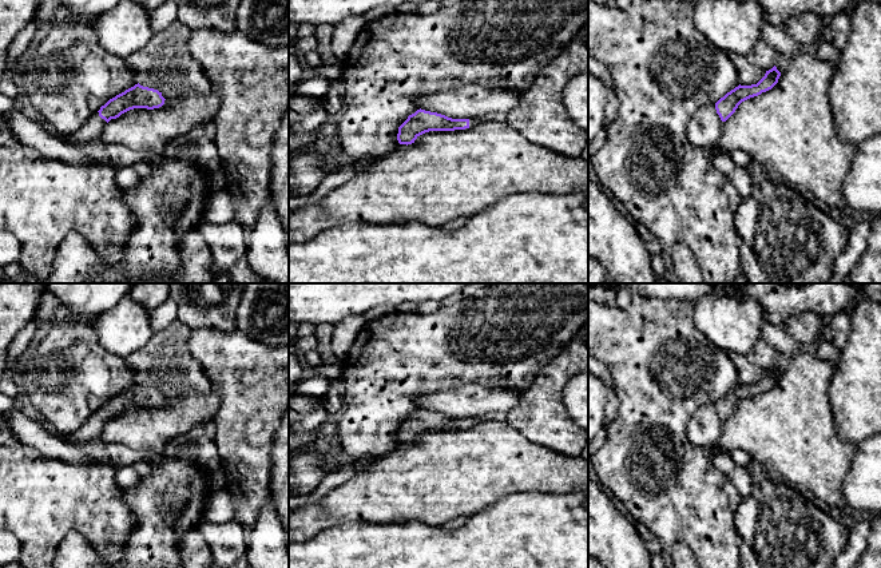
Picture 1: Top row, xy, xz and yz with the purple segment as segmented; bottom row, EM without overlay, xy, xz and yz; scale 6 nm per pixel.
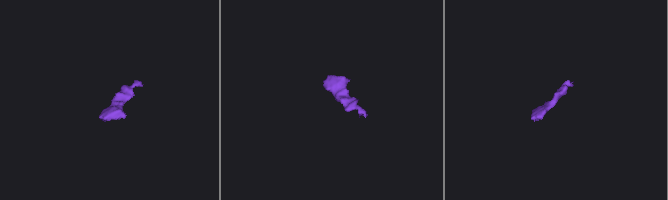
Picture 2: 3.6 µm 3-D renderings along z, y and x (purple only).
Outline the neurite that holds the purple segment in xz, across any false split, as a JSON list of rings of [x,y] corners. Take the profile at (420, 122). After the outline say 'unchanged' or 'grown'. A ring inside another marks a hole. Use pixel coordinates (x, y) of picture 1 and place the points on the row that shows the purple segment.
[[[417,110],[398,127],[397,140],[400,144],[412,144],[429,131],[455,131],[469,128],[469,119],[452,119],[445,115]]]; unchanged

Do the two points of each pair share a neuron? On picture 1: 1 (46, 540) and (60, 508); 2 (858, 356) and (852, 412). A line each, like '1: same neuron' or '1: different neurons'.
1: same neuron
2: same neuron

